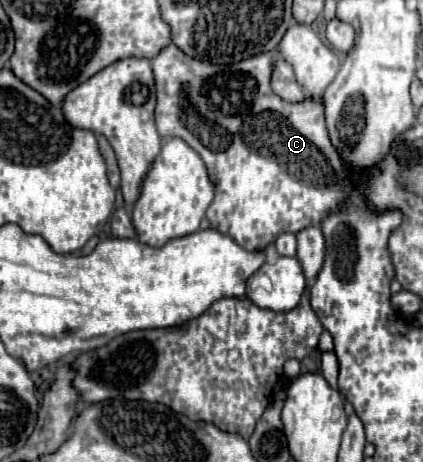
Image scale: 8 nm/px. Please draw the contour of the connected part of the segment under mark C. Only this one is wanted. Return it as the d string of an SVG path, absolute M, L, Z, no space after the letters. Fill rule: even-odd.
M168 43L154 59L152 59L152 69L154 69L154 79L156 79L156 95L158 95L158 105L156 105L156 127L158 127L158 133L162 139L172 139L172 137L180 137L184 139L206 163L208 167L208 173L210 173L210 179L214 183L214 201L210 203L210 209L206 211L206 217L210 221L210 225L214 229L218 229L220 233L224 233L224 227L226 233L238 243L242 245L244 249L248 251L254 251L254 249L264 249L268 243L272 243L276 239L278 233L282 231L290 231L290 233L296 233L308 225L318 225L324 215L338 207L338 203L348 197L348 193L352 191L352 179L350 179L350 173L344 169L340 157L336 155L336 149L332 147L330 139L328 139L328 131L326 131L326 123L324 123L324 107L322 103L316 103L316 101L302 101L302 103L286 103L282 101L280 97L276 97L276 93L272 91L270 87L270 79L272 79L272 67L276 63L276 53L260 53L260 57L250 57L250 59L244 59L240 63L234 63L230 67L218 67L218 65L210 65L210 63L202 63L202 61L196 61L188 55L184 55L174 43ZM190 107L196 109L196 113L190 111Z

